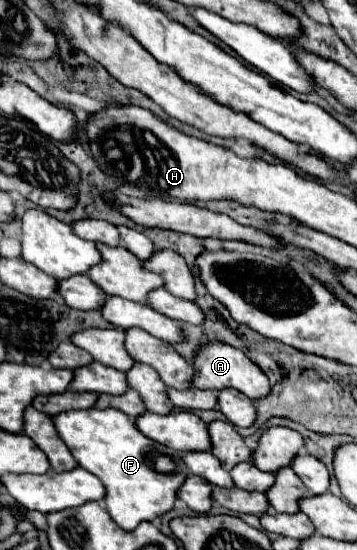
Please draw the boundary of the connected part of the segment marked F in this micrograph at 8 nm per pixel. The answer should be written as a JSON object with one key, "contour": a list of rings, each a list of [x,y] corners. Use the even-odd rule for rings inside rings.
{"contour":[[[81,409],[81,411],[71,411],[71,413],[63,413],[59,417],[53,417],[55,427],[61,435],[61,439],[67,443],[69,451],[73,453],[75,461],[79,463],[79,467],[87,469],[89,473],[93,473],[95,477],[99,477],[107,489],[107,497],[103,499],[107,513],[111,515],[111,519],[125,531],[133,531],[141,521],[153,521],[155,517],[161,517],[163,513],[173,509],[173,503],[177,499],[177,491],[181,489],[181,485],[185,483],[185,479],[191,475],[191,471],[187,469],[187,465],[183,463],[181,455],[165,445],[159,445],[155,441],[151,441],[149,437],[145,437],[137,425],[133,417],[127,417],[125,413],[119,413],[117,409]],[[161,457],[169,457],[175,463],[175,471],[173,473],[161,473],[155,463]]]}

